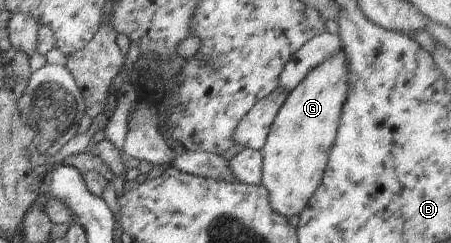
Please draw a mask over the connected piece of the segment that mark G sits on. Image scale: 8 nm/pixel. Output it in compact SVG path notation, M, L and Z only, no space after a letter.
M341 49L340 52L325 58L316 65L287 94L281 109L277 112L271 124L267 141L262 152L262 183L267 188L270 206L275 213L290 218L299 215L308 204L310 197L316 192L328 164L328 155L337 137L343 104L348 94L348 57Z

